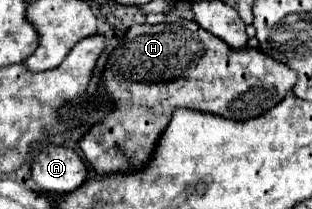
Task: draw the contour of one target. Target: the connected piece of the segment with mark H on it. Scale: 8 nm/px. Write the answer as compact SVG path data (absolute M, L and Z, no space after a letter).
M175 19L171 23L159 25L131 25L111 51L101 73L99 91L93 97L95 103L109 103L111 111L81 137L79 147L85 153L89 165L101 175L115 171L135 171L149 161L157 137L163 133L171 113L177 107L189 107L227 119L245 121L251 119L253 113L261 115L279 103L293 89L295 79L295 73L287 69L287 65L279 65L277 61L271 61L271 57L263 57L259 49L231 49L229 45L223 45L223 41L215 41L215 37L211 37L205 29L199 29L195 21Z

